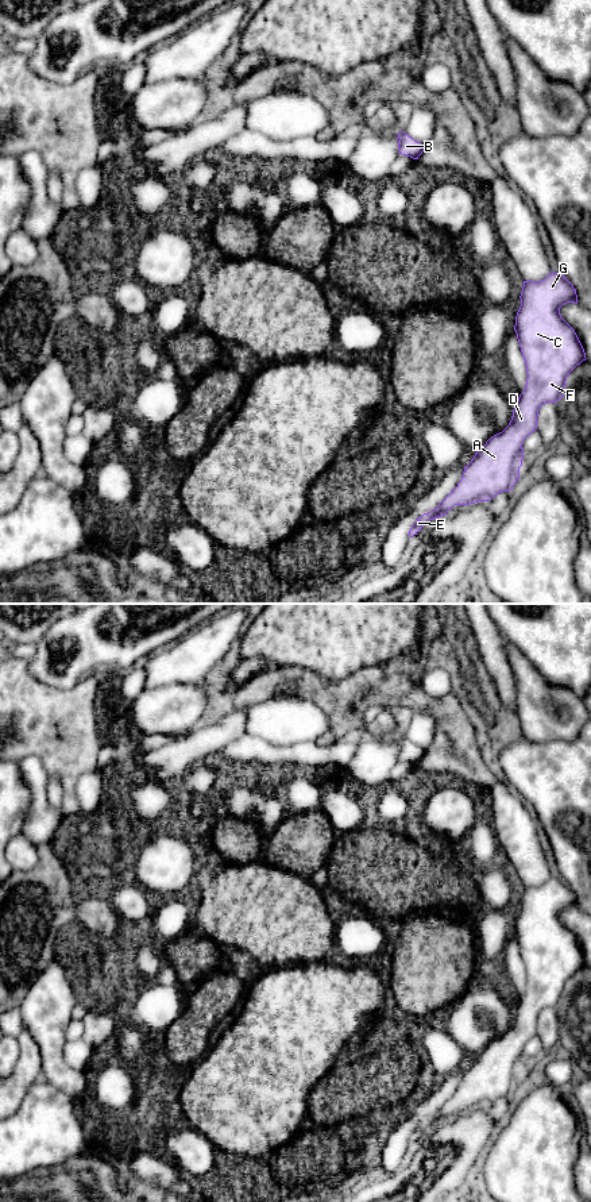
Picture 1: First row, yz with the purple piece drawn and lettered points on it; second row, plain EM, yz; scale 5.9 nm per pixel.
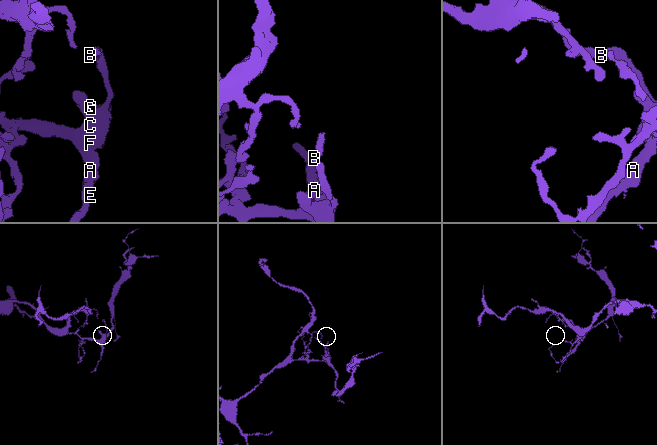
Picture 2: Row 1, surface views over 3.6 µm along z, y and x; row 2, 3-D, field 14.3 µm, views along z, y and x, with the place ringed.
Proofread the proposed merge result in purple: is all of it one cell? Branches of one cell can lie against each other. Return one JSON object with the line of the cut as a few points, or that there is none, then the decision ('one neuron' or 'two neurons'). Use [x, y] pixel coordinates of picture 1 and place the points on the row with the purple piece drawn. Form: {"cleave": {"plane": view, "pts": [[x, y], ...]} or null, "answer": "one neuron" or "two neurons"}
{"cleave": null, "answer": "one neuron"}

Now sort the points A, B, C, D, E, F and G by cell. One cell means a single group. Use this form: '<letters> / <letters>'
A B C D E F G

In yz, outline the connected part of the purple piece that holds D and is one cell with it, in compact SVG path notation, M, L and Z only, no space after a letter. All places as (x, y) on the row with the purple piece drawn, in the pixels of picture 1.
M551 271L541 281L524 281L521 307L515 316L514 331L526 366L526 385L514 404L509 425L491 436L486 444L475 452L472 461L464 466L463 477L437 508L417 517L409 536L417 535L430 520L445 516L455 505L470 505L479 501L490 501L502 492L510 492L519 478L522 466L524 440L537 429L538 409L546 402L557 402L565 394L565 381L569 373L586 361L584 348L575 330L561 317L560 308L567 303L578 304L573 285L561 274Z

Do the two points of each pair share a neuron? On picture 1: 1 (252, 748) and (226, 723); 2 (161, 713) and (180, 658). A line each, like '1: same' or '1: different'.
1: different
2: different

